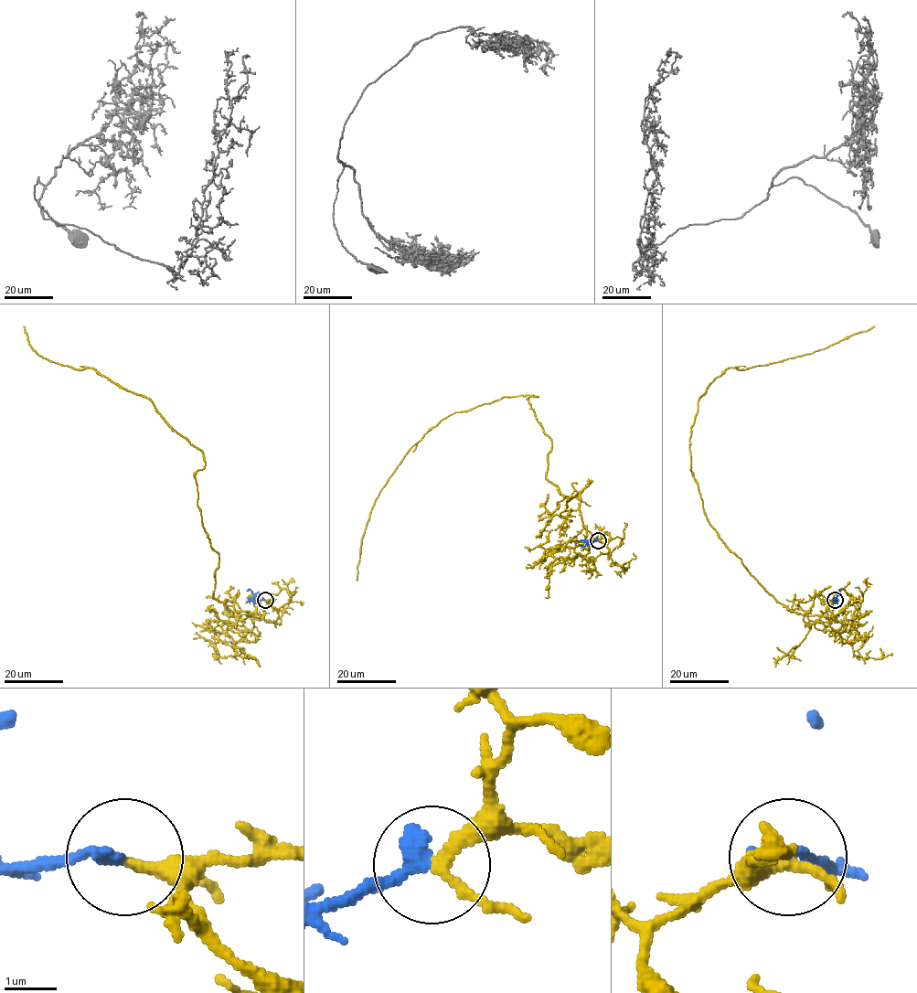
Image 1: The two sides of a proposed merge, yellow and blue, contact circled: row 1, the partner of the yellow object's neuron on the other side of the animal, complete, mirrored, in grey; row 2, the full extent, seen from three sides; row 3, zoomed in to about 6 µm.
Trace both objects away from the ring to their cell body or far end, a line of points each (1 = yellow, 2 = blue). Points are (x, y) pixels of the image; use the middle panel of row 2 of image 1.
1: (598, 539), (546, 477), (537, 396), (503, 397), (409, 451), (357, 580)
2: (598, 539), (580, 545)

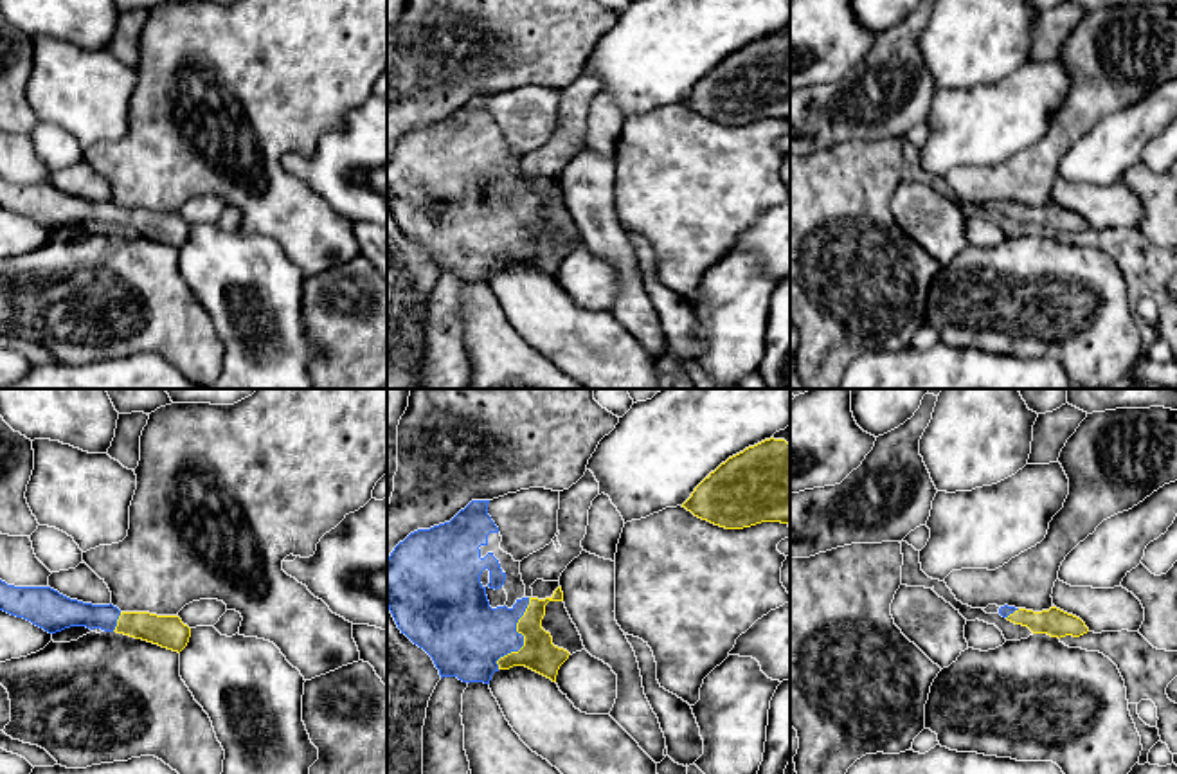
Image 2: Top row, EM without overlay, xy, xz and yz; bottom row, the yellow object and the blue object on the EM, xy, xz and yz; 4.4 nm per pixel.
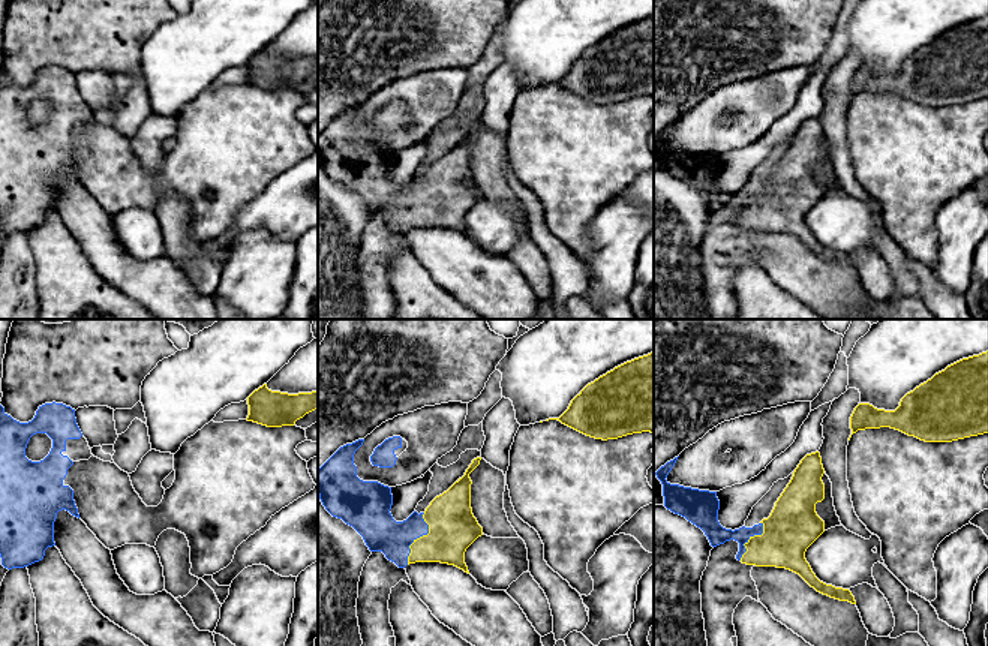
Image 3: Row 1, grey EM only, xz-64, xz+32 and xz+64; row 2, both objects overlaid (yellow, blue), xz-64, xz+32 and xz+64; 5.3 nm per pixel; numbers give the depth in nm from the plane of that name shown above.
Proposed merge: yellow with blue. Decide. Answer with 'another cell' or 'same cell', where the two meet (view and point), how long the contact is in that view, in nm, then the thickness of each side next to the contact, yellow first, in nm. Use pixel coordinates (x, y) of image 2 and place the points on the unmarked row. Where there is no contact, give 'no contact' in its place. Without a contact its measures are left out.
same cell | xz (524, 234) | 360 nm | 160/320 nm

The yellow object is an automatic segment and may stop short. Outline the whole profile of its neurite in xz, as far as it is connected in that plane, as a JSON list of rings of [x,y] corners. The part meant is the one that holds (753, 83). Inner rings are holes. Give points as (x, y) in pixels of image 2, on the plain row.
[[[770,34],[729,54],[682,104],[725,126],[790,121],[790,41]]]

